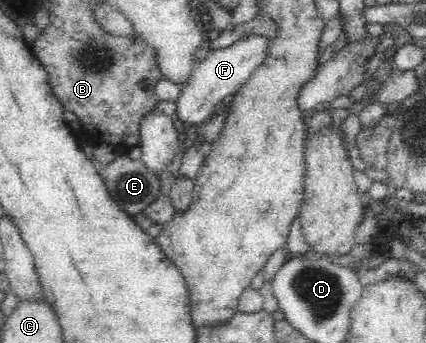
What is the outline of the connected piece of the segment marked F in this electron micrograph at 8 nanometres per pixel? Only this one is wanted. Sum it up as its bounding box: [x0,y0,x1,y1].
[176,34,270,131]

